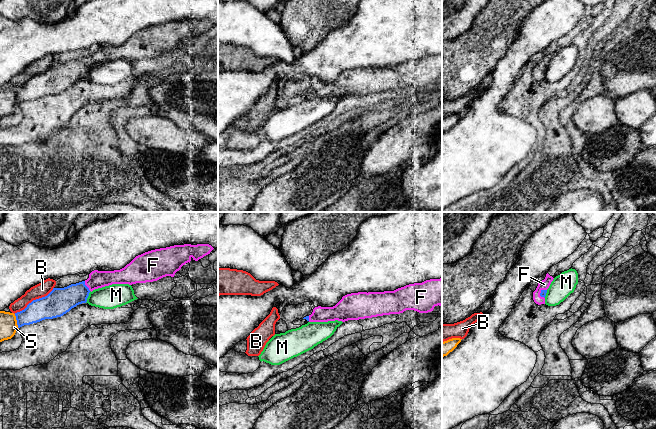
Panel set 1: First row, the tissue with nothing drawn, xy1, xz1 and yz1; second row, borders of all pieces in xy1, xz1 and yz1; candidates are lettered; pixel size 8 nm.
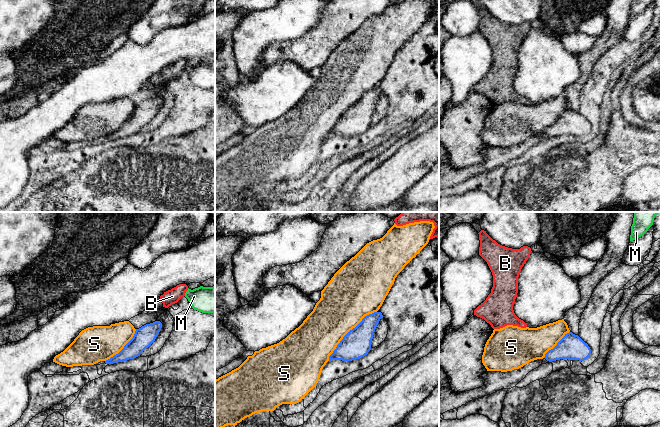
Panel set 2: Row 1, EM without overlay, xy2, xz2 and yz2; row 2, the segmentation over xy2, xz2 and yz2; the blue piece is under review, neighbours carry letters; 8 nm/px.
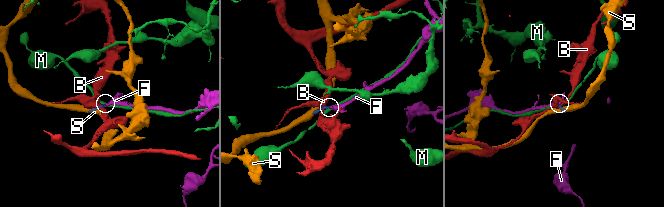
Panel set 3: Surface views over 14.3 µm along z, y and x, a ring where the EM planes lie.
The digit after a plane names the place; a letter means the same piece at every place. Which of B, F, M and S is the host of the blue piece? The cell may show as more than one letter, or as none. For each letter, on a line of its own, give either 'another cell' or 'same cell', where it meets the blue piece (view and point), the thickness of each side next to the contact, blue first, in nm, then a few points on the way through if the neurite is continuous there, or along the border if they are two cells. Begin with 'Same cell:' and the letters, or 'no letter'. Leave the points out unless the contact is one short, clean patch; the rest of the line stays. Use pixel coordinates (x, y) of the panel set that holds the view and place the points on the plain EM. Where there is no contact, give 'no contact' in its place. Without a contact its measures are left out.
Same cell: F
B: another cell; meets blue in xy1 at (34, 76); 220 nm thick on the blue side, 120 nm on the other; border along xy1 (53, 63), (46, 71), (33, 75), (23, 85), (14, 89)
F: same cell; meets blue in xy1 at (86, 62); 220 nm thick on the blue side, 140 nm on the other; runs through xy1 (59, 77), (77, 70), (86, 62), (97, 55)
M: another cell; meets blue in xy1 at (87, 73); 220 nm thick on the blue side, 190 nm on the other; border along xy1 (90, 67), (85, 78)
S: another cell; meets blue in xz2 at (348, 108); 220 nm thick on the blue side, 400 nm on the other

